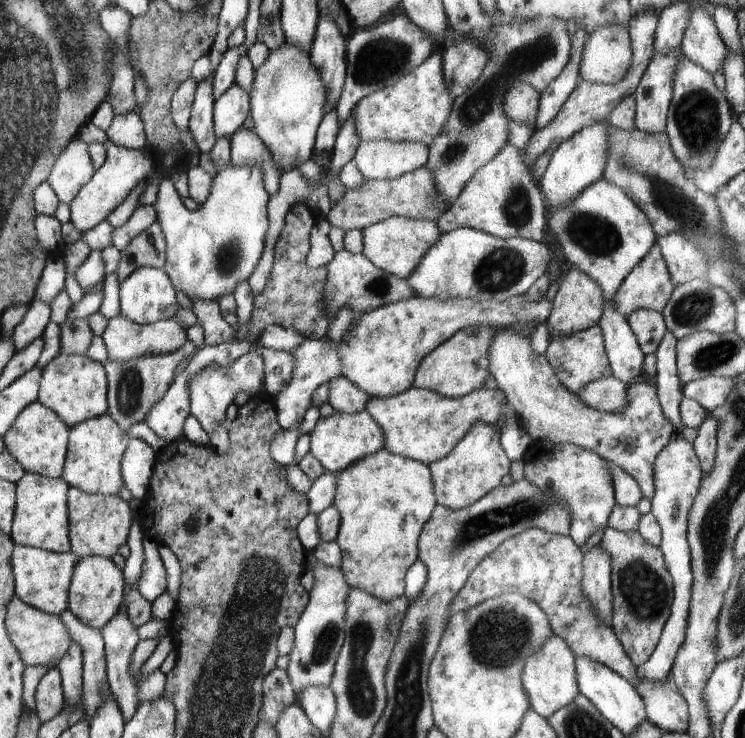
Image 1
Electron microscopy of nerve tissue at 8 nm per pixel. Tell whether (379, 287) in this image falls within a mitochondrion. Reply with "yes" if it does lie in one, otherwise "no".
yes

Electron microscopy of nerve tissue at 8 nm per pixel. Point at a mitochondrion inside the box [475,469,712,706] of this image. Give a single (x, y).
(645, 593)

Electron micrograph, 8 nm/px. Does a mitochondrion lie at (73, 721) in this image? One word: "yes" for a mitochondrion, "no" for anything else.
no

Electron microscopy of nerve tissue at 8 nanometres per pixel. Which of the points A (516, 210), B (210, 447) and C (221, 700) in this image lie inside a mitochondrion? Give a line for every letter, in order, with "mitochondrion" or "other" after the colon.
A: mitochondrion
B: other
C: mitochondrion

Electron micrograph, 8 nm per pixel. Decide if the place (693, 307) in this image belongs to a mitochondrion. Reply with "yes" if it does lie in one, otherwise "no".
yes

